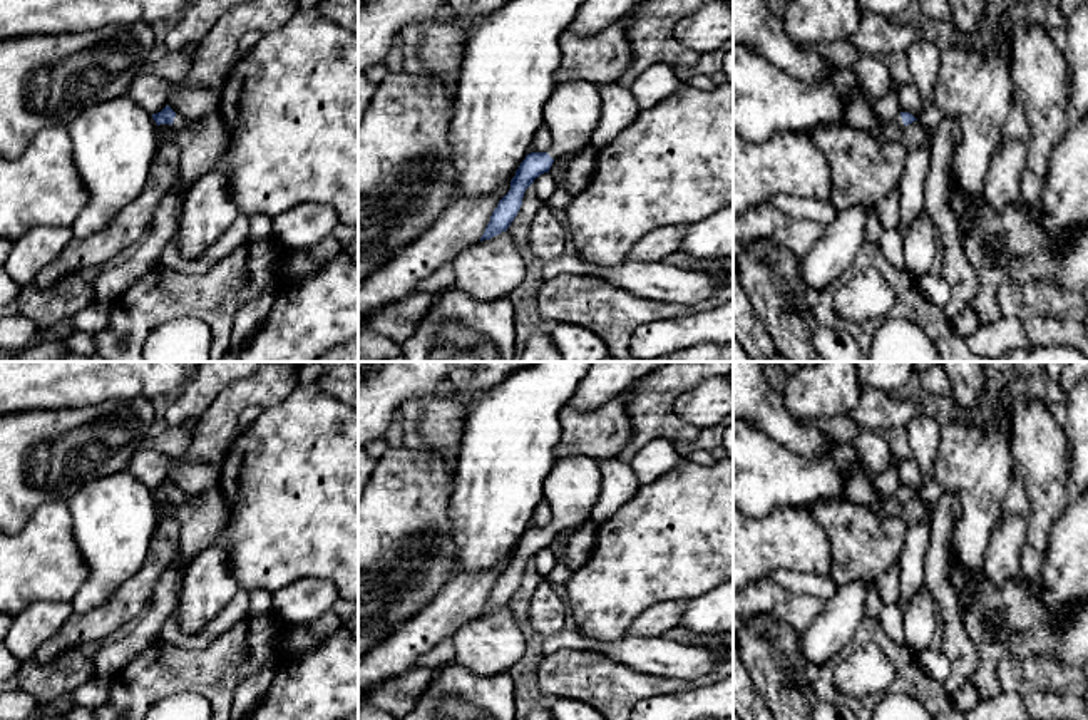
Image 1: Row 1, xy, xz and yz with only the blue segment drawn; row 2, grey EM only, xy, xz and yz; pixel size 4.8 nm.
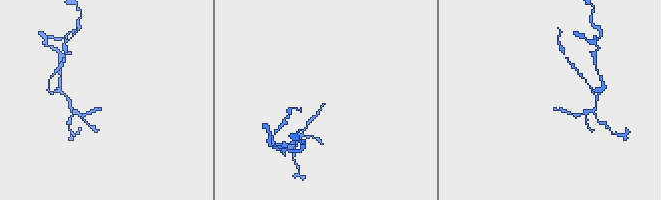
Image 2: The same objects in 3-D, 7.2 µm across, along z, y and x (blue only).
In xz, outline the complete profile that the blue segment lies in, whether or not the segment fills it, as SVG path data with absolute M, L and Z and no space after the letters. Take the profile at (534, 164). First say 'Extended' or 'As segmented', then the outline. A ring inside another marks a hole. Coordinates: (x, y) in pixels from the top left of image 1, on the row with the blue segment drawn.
Extended. M574 80L554 87L544 107L544 126L552 136L552 147L547 152L526 156L511 181L509 193L494 209L480 241L507 231L522 206L526 189L536 177L549 172L559 156L591 146L601 111L603 100L596 84Z

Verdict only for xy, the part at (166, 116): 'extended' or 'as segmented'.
extended

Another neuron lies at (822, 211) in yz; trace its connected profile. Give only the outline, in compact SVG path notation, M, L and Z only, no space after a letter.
M772 194L768 204L792 218L803 218L829 224L835 219L837 209L830 201L803 199L788 194Z

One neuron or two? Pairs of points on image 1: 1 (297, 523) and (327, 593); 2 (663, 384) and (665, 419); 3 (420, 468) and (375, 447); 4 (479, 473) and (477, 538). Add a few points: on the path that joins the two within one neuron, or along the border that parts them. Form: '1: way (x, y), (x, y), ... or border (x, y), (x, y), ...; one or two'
1: border (283, 586), (322, 578), (338, 595); two
2: way (663, 392), (663, 411); one
3: border (390, 446), (379, 459); two
4: way (479, 489), (479, 521); one

